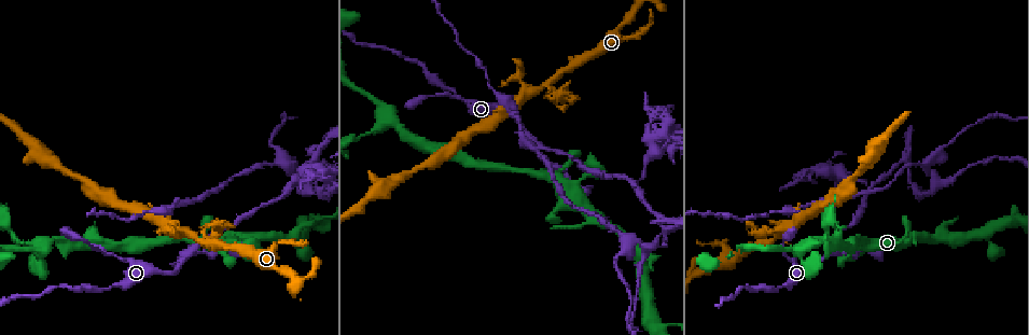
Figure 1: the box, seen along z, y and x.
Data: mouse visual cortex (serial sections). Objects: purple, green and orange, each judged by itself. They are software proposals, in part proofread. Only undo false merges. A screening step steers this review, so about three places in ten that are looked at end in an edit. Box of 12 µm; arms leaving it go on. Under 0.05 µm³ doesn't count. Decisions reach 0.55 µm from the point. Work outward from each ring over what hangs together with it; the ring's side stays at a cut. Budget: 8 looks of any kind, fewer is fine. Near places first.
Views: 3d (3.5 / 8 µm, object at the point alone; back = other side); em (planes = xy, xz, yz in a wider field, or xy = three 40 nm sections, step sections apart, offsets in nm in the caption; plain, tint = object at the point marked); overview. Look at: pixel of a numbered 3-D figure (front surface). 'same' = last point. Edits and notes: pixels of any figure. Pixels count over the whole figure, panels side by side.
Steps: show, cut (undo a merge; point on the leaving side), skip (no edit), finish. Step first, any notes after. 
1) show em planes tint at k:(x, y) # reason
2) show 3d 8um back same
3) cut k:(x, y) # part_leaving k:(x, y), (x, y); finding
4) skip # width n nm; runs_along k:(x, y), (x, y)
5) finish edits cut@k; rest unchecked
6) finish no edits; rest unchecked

show 3d 3.5um back at 1:(45, 245) # four or more arms meet

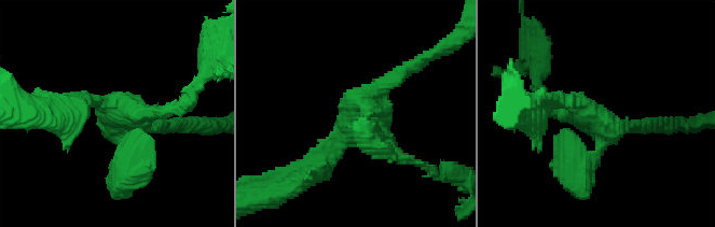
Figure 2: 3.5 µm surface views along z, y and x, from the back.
show em xy step 3 tint at 2:(584, 113) # arms 4; arm_widths 200, 200, 200, 250 nm

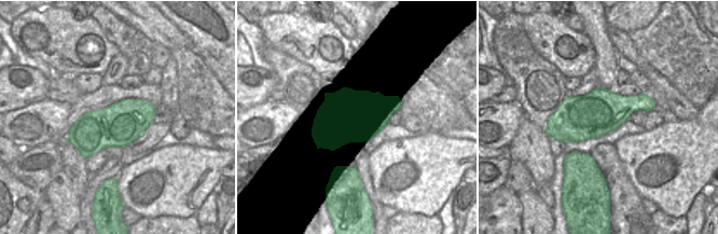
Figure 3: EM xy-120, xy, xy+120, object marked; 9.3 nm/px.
skip # runs_along 2:(307, 176), (400, 74); one cell here

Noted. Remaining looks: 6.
show em xy step 5 tint at 1:(558, 93) # thin neck

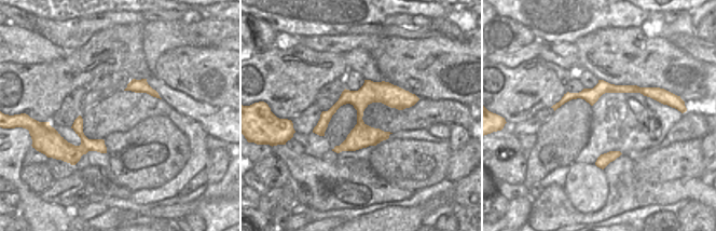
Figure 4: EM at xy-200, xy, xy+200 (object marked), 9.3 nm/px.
show 3d 3.5um same

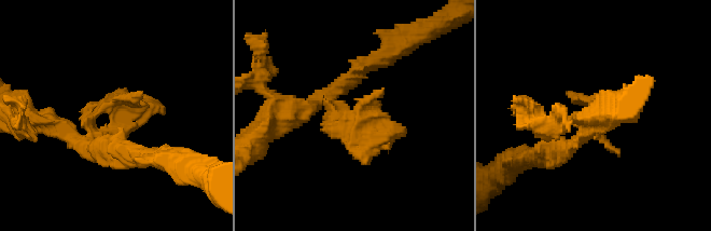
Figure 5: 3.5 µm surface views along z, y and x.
skip # runs_along 4:(414, 98), (345, 97), (316, 130); continuous, no second cell

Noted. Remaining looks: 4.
show em xy step 3 tint at 1:(192, 252)

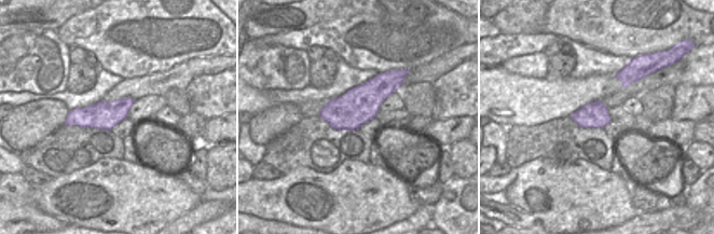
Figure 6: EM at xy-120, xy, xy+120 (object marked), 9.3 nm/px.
show 3d 3.5um same # see where the arms go

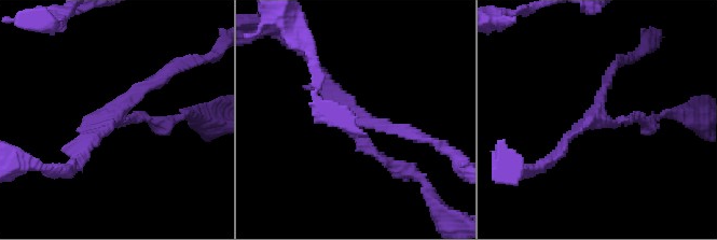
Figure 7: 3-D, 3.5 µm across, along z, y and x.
skip # arms 3; runs_along 7:(74, 161), (131, 96), (164, 75); all the same cell

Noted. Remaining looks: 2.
show 3d 8um at 1:(461, 98) # narrows sharply

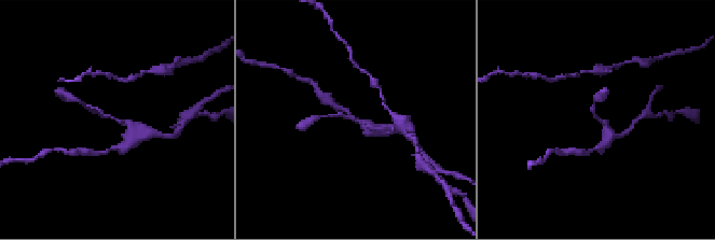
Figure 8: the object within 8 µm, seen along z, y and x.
show em planes tint at 8:(110, 117) # arm_widths 100, 250 nm; now the EM

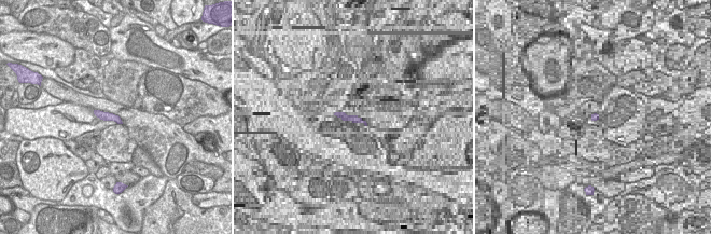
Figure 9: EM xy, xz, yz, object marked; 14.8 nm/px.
skip # width 130 nm; runs_along 9:(96, 112), (115, 118), (119, 121); all the same cell

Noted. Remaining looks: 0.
finish no edits; rest unchecked

